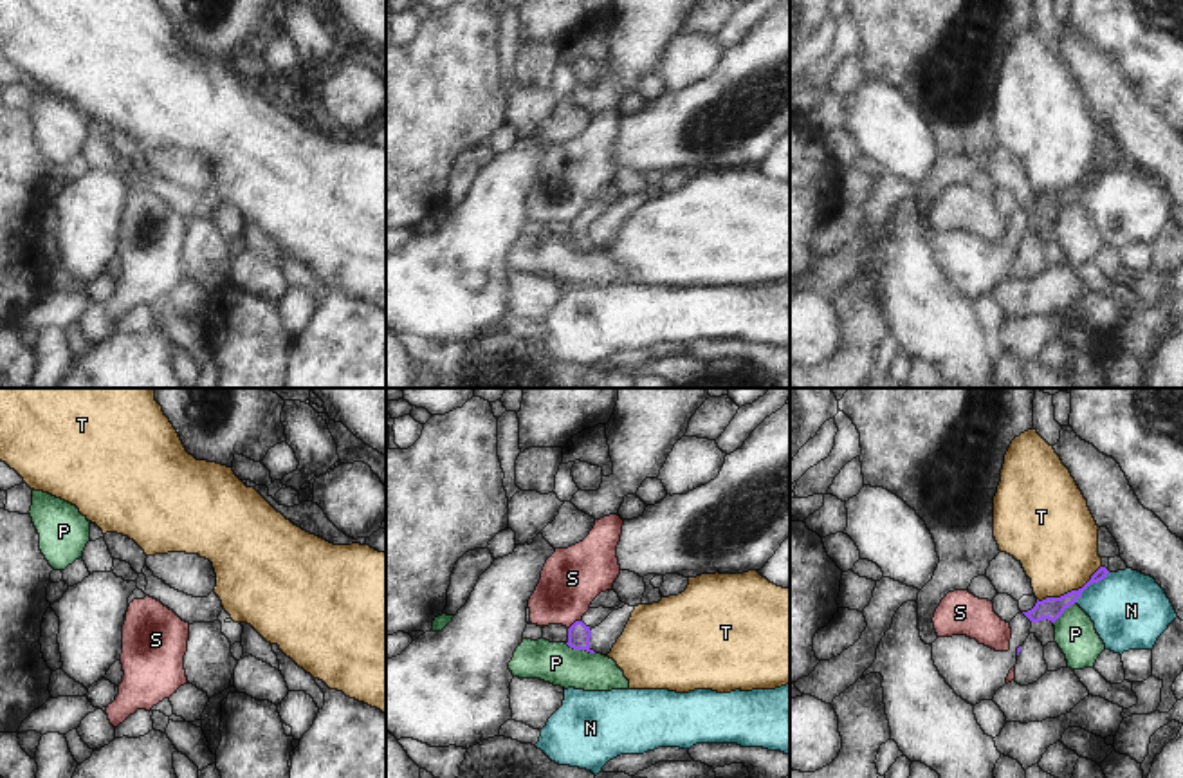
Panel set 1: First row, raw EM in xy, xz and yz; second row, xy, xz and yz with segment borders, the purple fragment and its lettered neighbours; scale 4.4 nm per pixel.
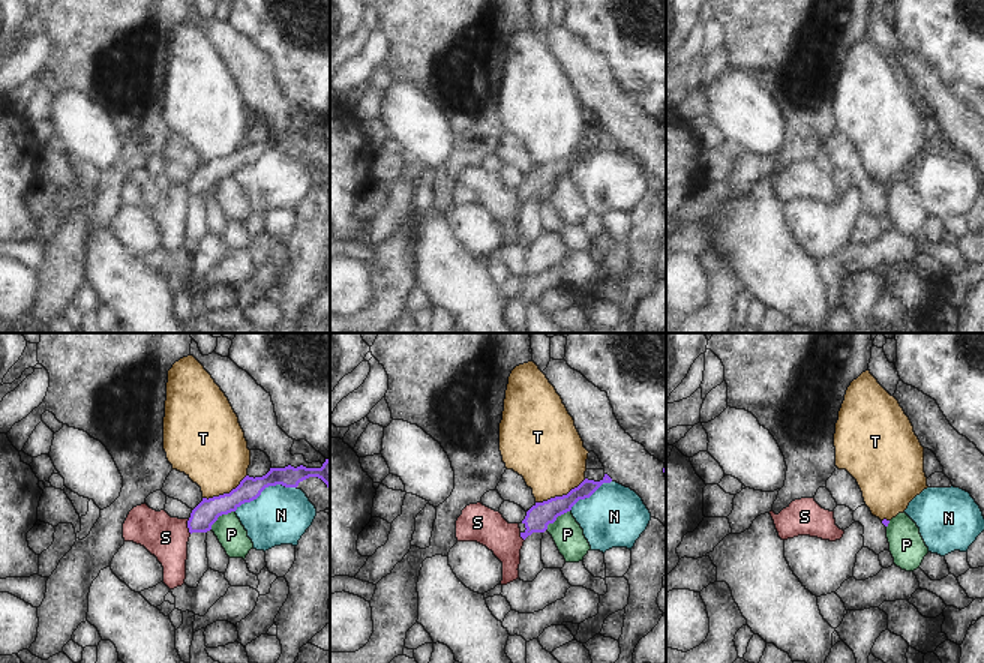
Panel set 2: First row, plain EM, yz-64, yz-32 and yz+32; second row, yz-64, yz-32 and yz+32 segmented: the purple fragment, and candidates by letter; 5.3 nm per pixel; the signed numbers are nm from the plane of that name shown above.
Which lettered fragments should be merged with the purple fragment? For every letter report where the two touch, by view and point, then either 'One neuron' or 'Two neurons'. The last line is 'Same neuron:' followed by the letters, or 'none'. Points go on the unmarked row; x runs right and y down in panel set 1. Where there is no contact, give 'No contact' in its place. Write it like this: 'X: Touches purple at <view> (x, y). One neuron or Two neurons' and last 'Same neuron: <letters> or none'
N: Touches purple at yz (1091, 179). Two neurons
P: Touches purple at xz (579, 244). Two neurons
S: Touches purple at xz (574, 219). Two neurons
T: Touches purple at yz (1072, 186). Two neurons
Same neuron: none

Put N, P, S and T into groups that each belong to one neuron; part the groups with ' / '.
N / P / S / T

